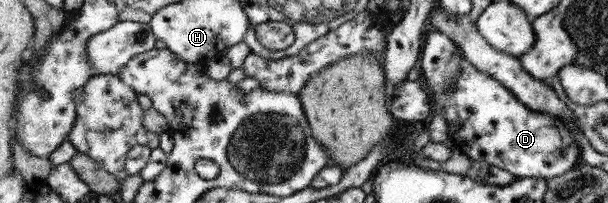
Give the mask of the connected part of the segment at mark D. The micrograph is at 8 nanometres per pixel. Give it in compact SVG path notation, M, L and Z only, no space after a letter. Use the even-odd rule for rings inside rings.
M432 29L427 31L427 34L428 36L423 38L418 66L429 89L433 90L433 99L436 99L435 113L445 116L448 137L451 139L451 145L448 147L452 151L461 151L472 161L486 161L489 165L510 171L516 178L556 178L582 163L579 144L564 121L548 113L531 111L500 80L481 71L471 61L466 60L461 47L453 43L453 39L444 35L443 32Z

